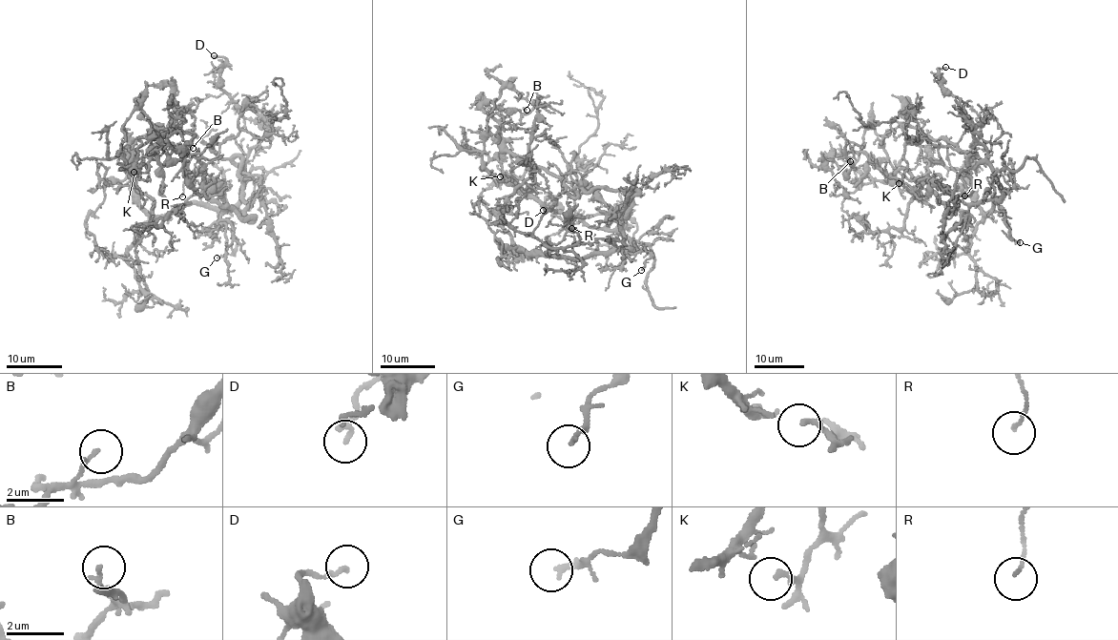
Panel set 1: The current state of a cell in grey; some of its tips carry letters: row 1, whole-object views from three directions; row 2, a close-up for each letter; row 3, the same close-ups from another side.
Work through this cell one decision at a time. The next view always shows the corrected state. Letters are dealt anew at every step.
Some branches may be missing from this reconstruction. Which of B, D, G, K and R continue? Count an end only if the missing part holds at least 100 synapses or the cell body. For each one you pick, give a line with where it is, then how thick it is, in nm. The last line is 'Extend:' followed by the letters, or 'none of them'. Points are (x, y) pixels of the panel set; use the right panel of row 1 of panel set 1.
Extend: none of them

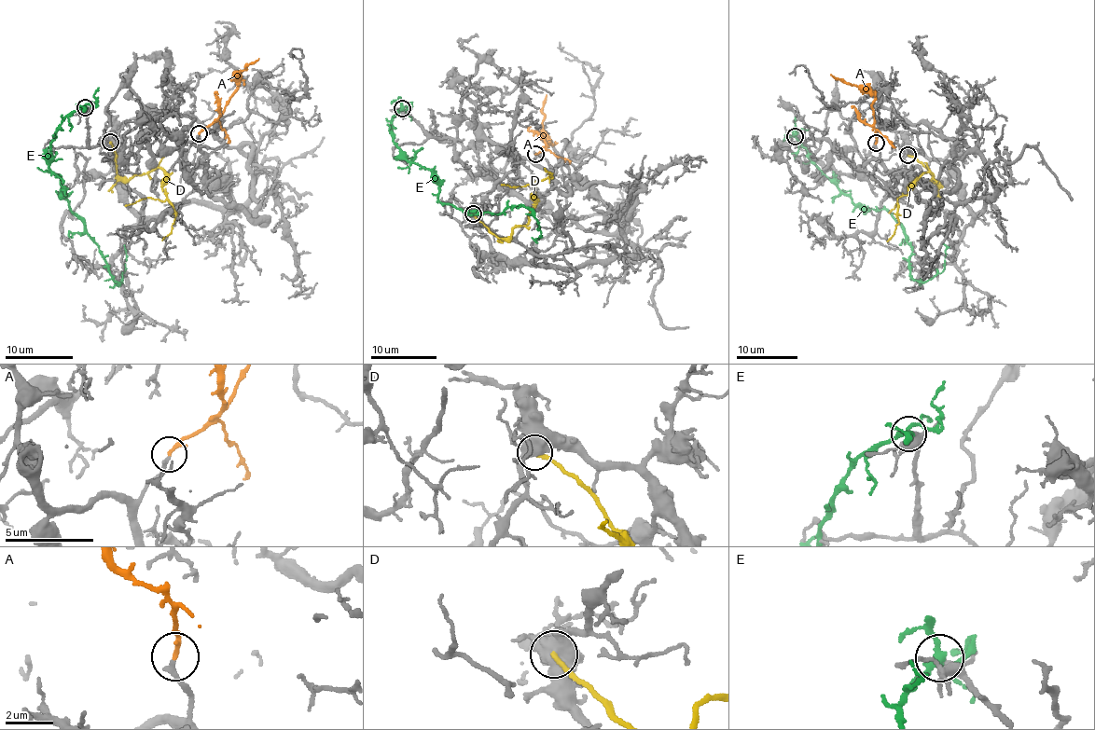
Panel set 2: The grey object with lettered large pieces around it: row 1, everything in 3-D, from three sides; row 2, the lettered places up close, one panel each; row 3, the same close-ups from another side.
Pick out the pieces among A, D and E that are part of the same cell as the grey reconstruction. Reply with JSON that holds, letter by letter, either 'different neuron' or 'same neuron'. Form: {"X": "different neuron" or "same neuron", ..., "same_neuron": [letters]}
{"A": "same neuron", "D": "different neuron", "E": "different neuron", "same_neuron": ["A"]}

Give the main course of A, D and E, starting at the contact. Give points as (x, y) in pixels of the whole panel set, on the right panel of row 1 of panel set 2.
A: (876, 144), (871, 105), (874, 96), (835, 79), (831, 75)
D: (908, 155), (937, 183), (933, 184), (932, 172), (923, 172), (909, 192), (897, 199), (899, 223), (886, 241)
E: (795, 136), (858, 206), (884, 210), (899, 222), (915, 280), (927, 281), (943, 269), (942, 243)

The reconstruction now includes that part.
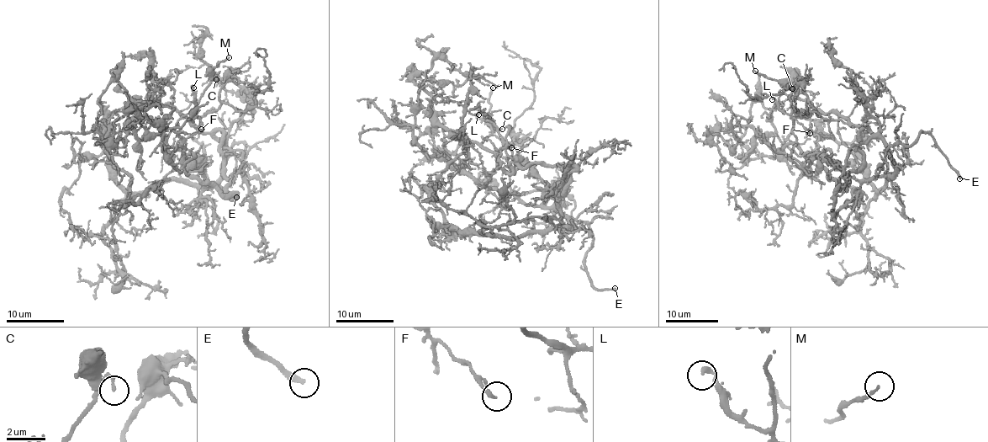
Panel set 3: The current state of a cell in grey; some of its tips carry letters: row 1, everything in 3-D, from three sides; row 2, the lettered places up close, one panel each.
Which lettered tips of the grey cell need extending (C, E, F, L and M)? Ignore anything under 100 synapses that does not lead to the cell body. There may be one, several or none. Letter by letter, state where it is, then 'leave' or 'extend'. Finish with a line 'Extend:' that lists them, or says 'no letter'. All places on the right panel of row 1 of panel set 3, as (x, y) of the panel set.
C: at (792, 88); leave
E: at (959, 178); extend
F: at (810, 133); leave
L: at (772, 99); leave
M: at (755, 71); leave
Extend: E

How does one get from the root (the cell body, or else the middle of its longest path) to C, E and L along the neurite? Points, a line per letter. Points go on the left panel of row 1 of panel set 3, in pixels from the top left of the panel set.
C: (194, 184), (210, 183), (180, 148), (170, 153), (166, 141), (216, 79)
E: (194, 184), (209, 185), (230, 156), (245, 156), (241, 143), (234, 145), (219, 183), (236, 197)
L: (194, 184), (210, 183), (194, 159), (187, 163), (180, 148), (170, 153), (166, 142), (196, 104), (193, 87)

